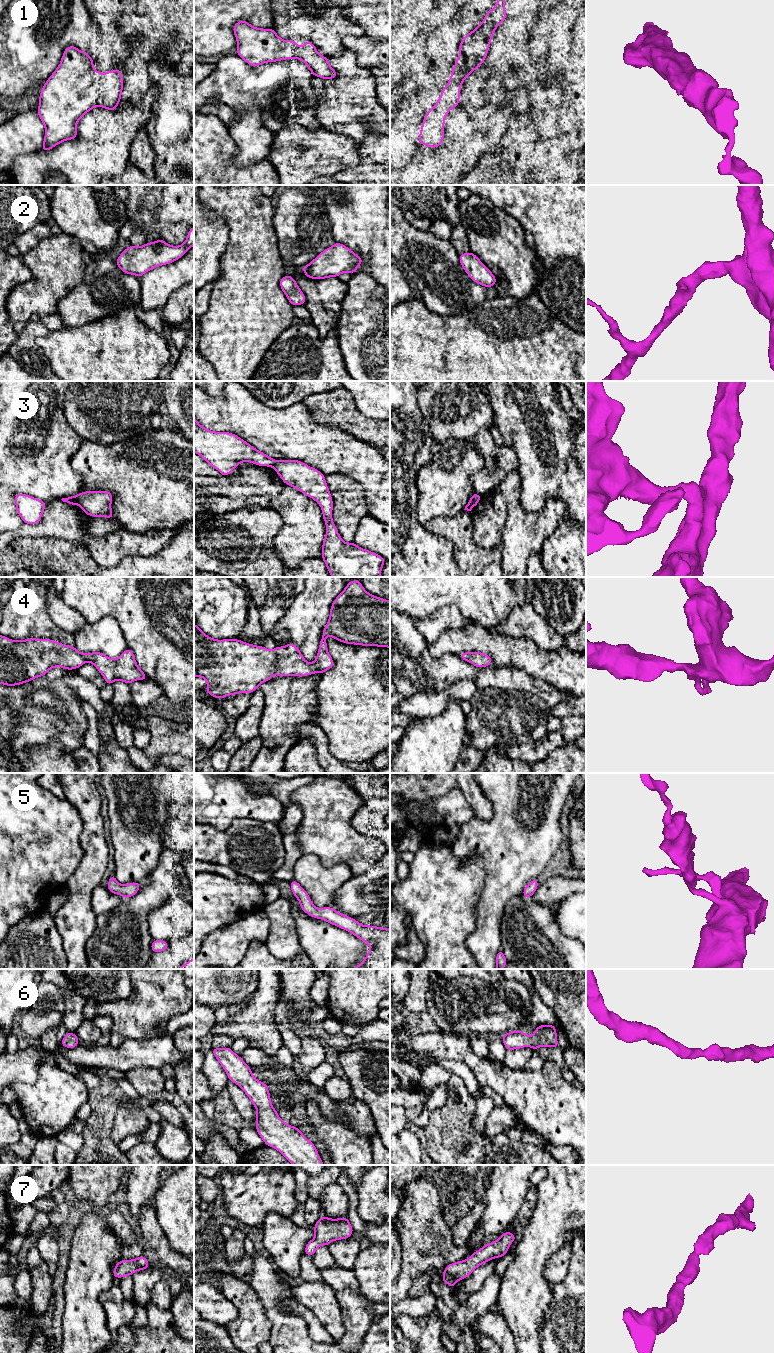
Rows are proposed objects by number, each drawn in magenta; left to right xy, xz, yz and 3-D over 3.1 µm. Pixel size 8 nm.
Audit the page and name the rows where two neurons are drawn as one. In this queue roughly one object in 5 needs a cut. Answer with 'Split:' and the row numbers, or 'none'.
Split: 3

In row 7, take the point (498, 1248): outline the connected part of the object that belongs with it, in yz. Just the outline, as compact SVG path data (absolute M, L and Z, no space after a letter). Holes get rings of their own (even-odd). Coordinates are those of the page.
M504 1232L496 1241L472 1253L468 1259L448 1264L443 1272L442 1281L451 1288L455 1287L457 1281L471 1275L481 1264L506 1255L509 1246L516 1238L512 1232Z

